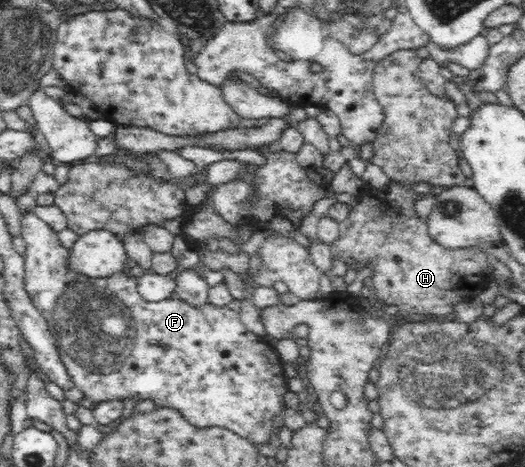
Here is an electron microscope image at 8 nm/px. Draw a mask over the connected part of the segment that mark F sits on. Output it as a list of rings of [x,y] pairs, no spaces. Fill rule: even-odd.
[[[32,211],[22,217],[20,236],[26,245],[25,254],[23,255],[25,261],[25,288],[34,305],[38,308],[38,311],[41,311],[52,330],[62,365],[66,366],[72,383],[80,391],[83,391],[88,398],[93,401],[154,401],[154,405],[158,408],[177,409],[188,422],[196,427],[229,429],[235,434],[245,437],[254,445],[264,446],[273,438],[272,435],[278,437],[279,431],[284,426],[284,418],[282,418],[282,413],[286,411],[284,395],[288,391],[284,365],[270,341],[265,341],[261,336],[248,331],[246,326],[242,324],[238,301],[232,301],[225,306],[215,306],[207,301],[199,308],[194,308],[178,298],[166,297],[162,301],[146,301],[137,290],[138,274],[136,272],[129,275],[119,272],[108,278],[90,278],[81,276],[77,272],[71,272],[67,265],[69,251],[60,244],[56,232]]]

